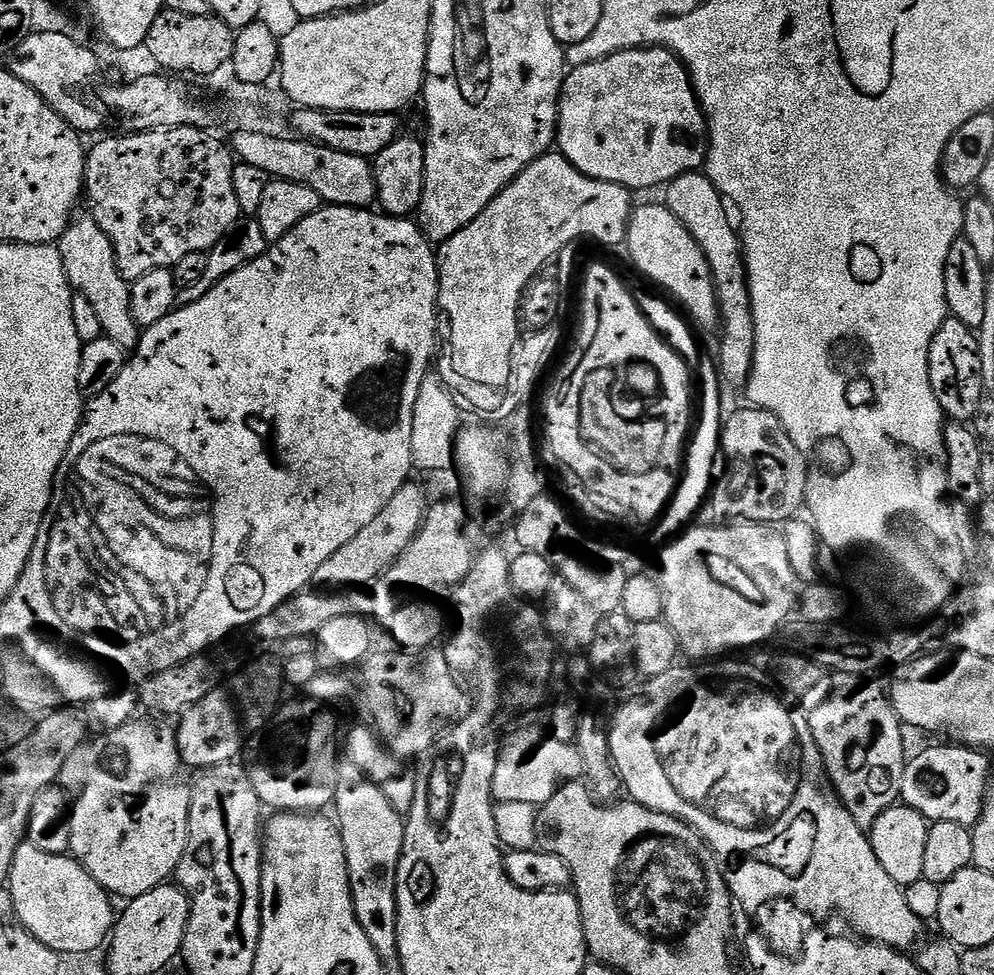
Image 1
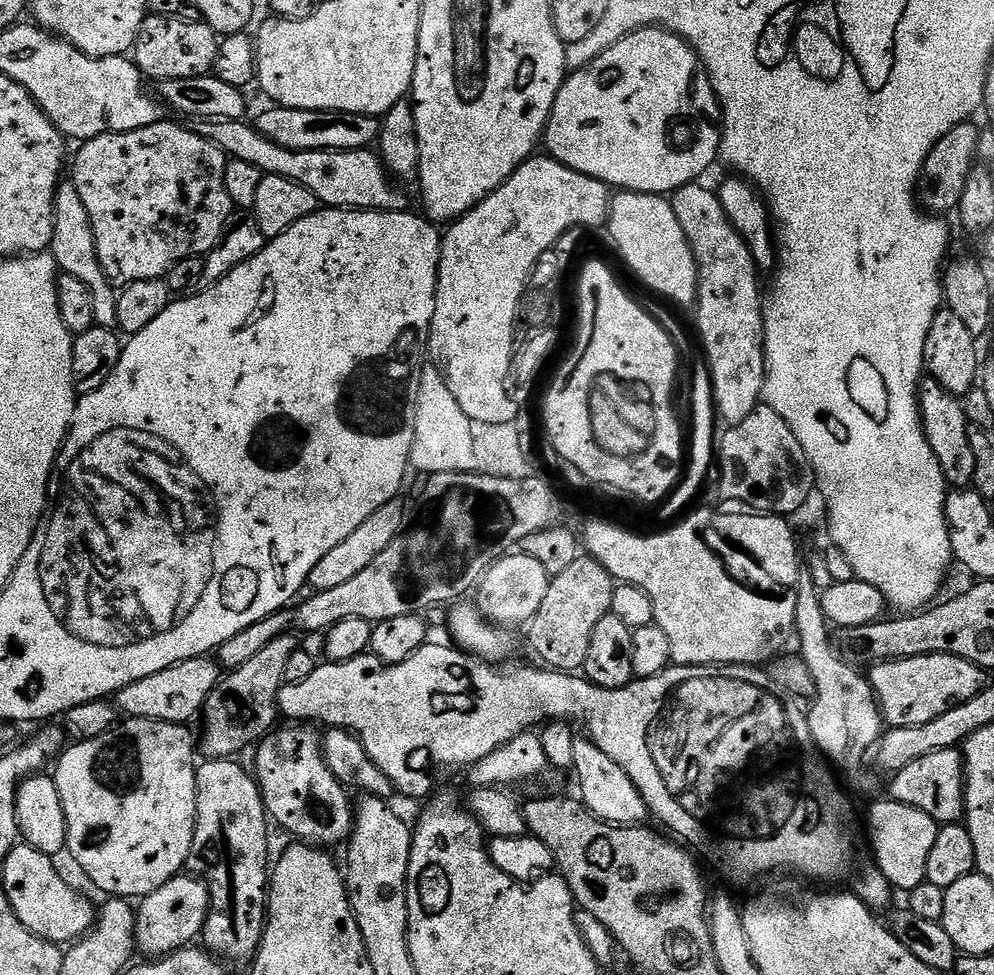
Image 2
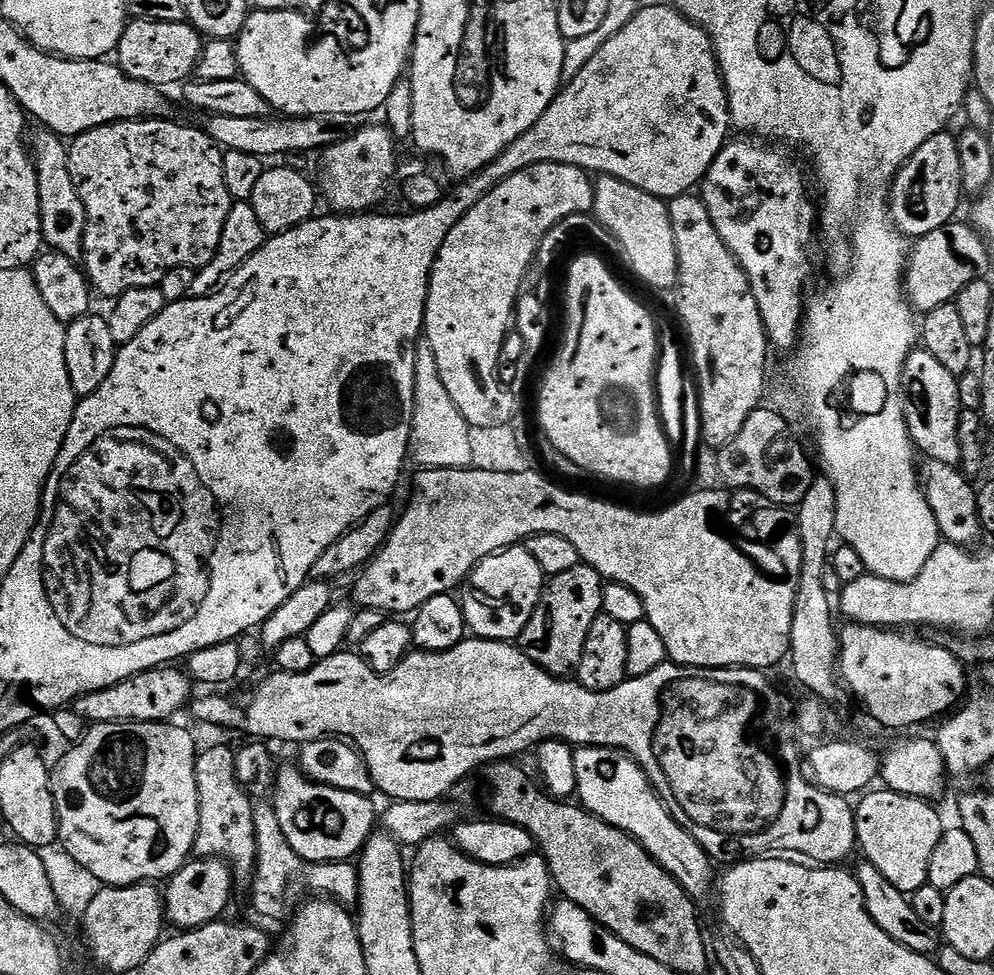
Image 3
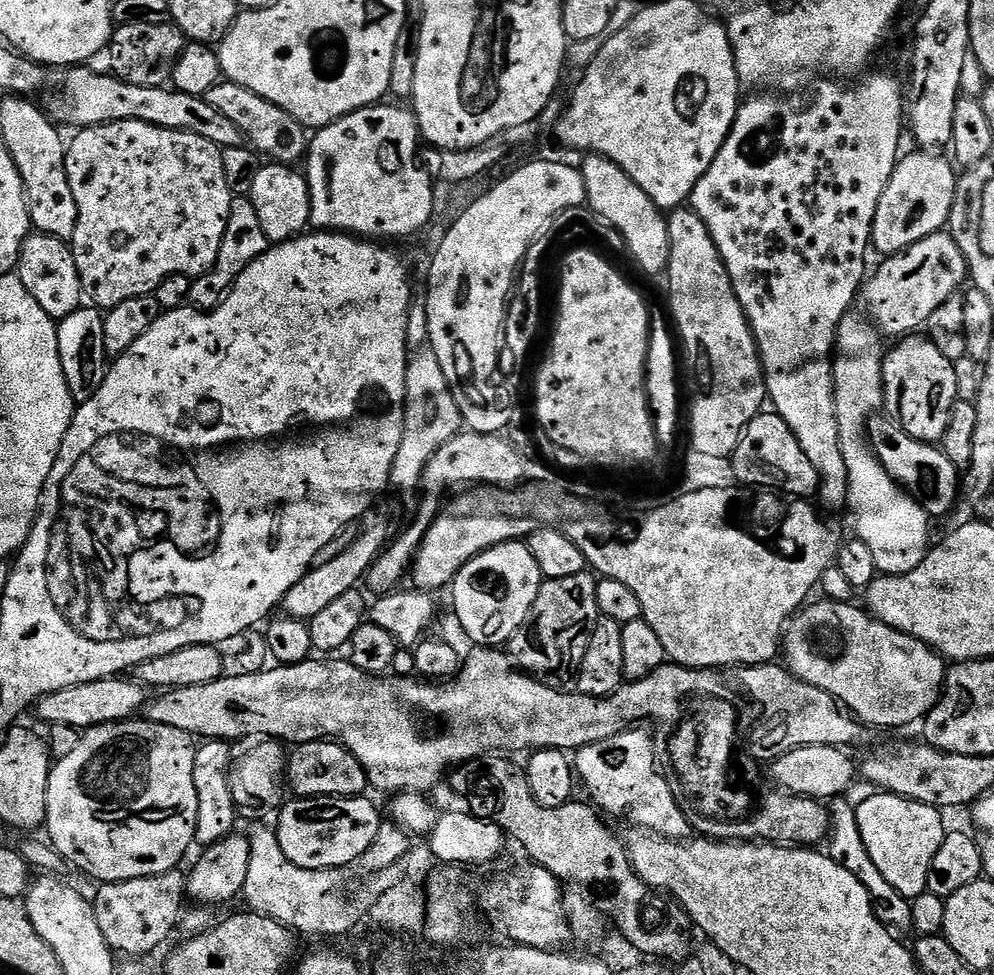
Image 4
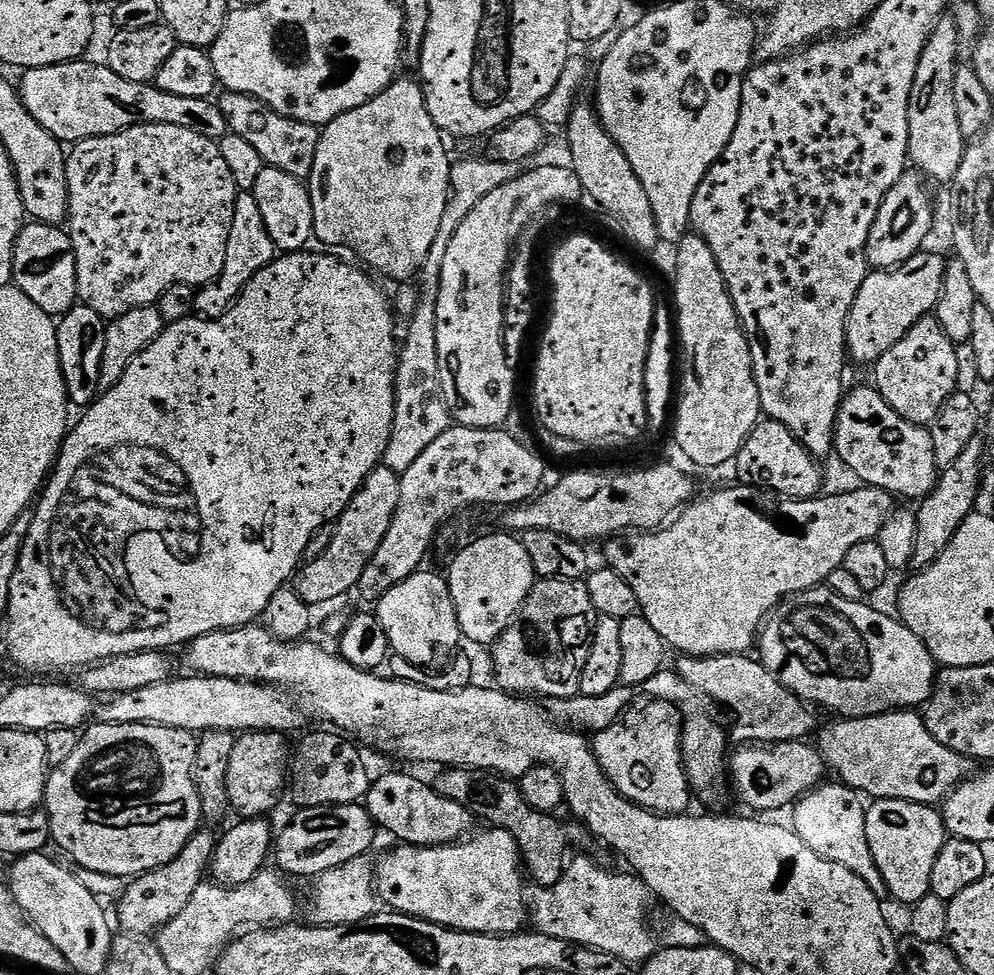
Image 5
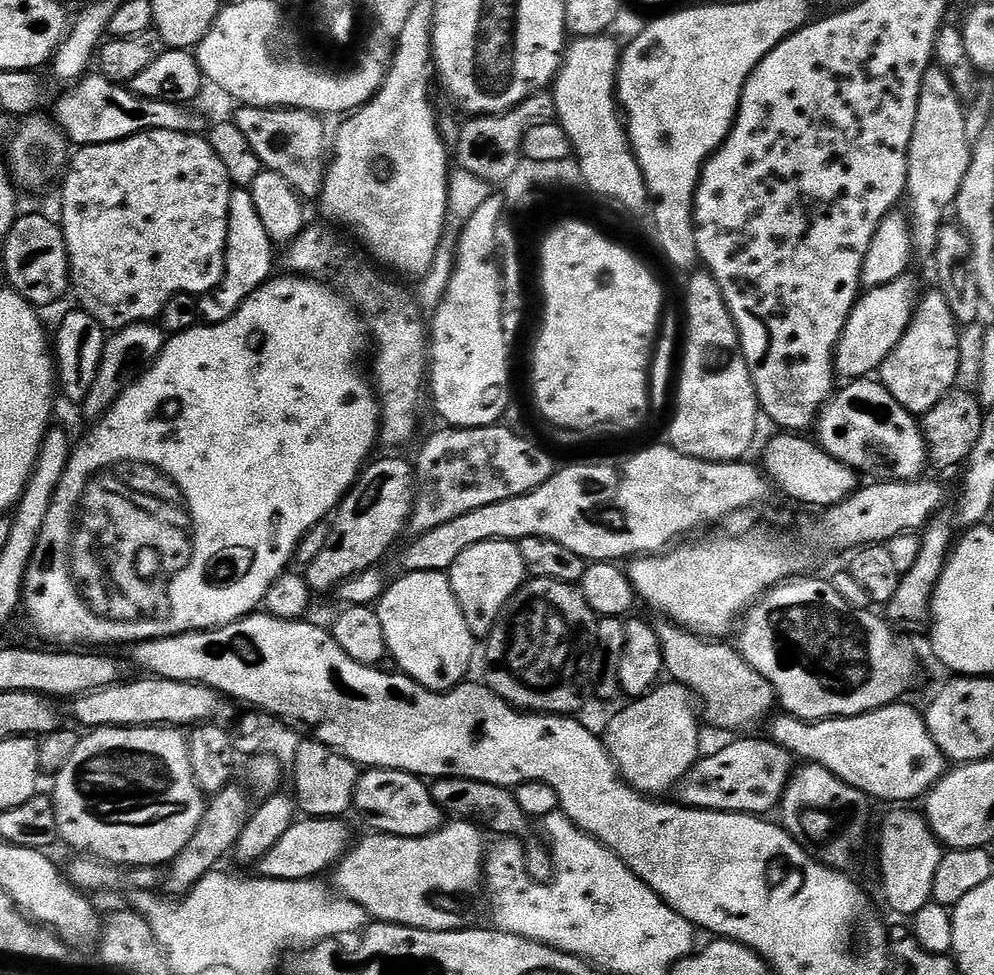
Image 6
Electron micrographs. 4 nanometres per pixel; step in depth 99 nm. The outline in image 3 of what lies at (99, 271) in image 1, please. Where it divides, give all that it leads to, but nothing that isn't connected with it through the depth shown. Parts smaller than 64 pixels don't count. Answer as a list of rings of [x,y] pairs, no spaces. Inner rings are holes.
[[[40,130],[36,141],[31,141],[30,151],[36,161],[38,174],[38,196],[40,213],[42,214],[42,232],[44,243],[53,252],[60,252],[66,258],[79,261],[84,255],[84,235],[88,219],[86,206],[80,197],[80,189],[70,178],[70,162],[68,161],[69,145],[55,132]]]

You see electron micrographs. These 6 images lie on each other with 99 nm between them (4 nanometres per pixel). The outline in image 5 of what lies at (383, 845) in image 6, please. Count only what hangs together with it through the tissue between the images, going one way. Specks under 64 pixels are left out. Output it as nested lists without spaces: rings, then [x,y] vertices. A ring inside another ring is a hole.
[[[489,827],[487,831],[450,844],[396,846],[400,848],[386,853],[374,864],[374,892],[379,903],[391,911],[401,912],[403,916],[416,916],[420,920],[441,924],[443,928],[452,928],[456,932],[477,932],[487,936],[511,936],[519,933],[526,924],[524,884],[520,881],[522,853],[506,830]]]

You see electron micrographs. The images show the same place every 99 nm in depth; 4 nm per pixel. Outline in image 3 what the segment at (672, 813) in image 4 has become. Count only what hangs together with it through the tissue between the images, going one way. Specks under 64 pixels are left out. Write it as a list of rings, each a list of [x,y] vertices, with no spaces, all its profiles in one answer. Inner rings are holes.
[[[577,747],[574,774],[576,796],[587,811],[637,840],[688,891],[688,897],[697,905],[704,906],[711,896],[713,899],[718,872],[712,869],[712,857],[670,814],[650,778],[630,753],[621,748]]]

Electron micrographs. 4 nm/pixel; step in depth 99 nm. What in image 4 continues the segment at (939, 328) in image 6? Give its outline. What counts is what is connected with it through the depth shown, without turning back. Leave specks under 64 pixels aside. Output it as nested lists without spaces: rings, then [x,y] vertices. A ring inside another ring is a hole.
[[[909,334],[897,344],[900,344],[897,348],[887,349],[882,361],[884,408],[910,438],[939,445],[950,426],[952,408],[958,399],[956,365],[927,335]]]

